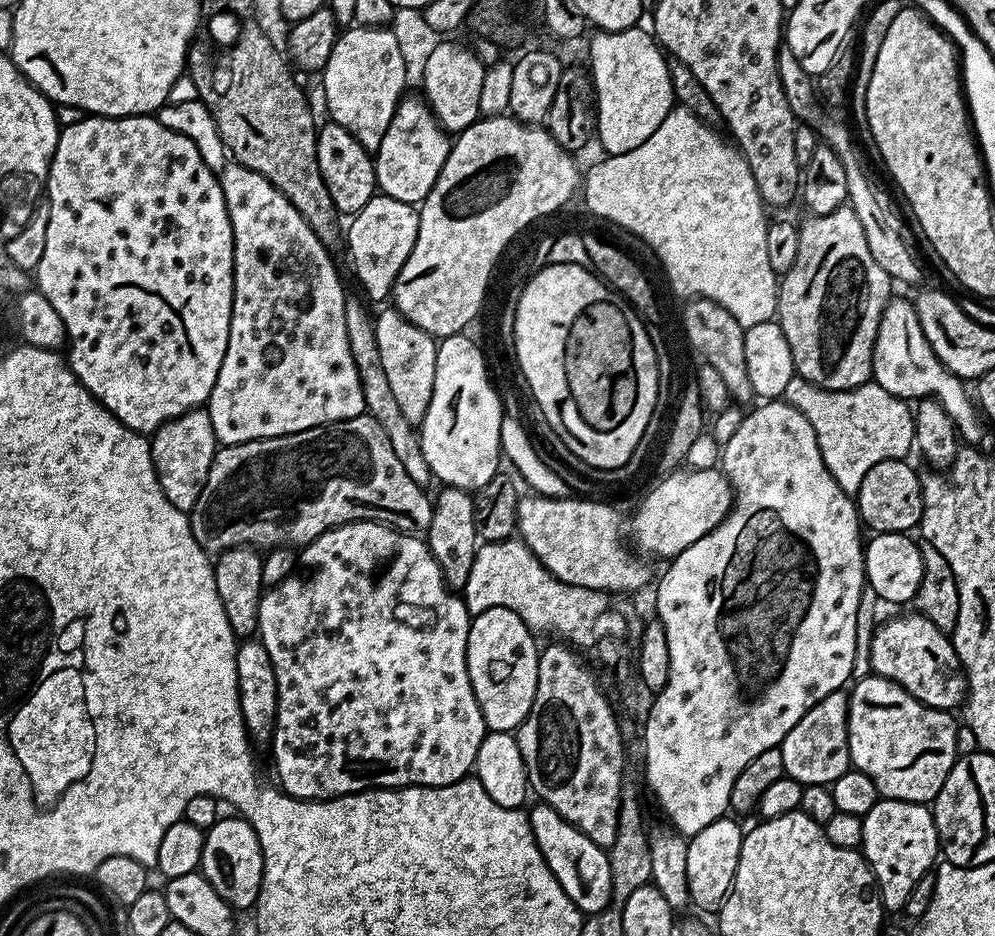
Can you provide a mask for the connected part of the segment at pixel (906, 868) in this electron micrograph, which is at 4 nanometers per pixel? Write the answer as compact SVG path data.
M881 798L862 819L862 855L876 875L880 901L889 913L899 913L910 898L910 890L918 886L918 878L929 875L938 860L940 839L932 809L928 804Z

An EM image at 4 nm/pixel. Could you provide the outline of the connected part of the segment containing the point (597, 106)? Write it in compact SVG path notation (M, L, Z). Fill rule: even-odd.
M637 26L635 28L627 28L626 30L618 30L617 32L597 31L595 33L596 37L588 44L588 60L592 63L592 72L590 68L590 84L594 89L594 132L597 137L600 135L600 144L605 148L603 151L610 156L626 154L626 150L634 150L634 146L642 146L642 142L646 142L646 138L650 138L650 134L654 134L654 130L658 130L658 126L662 126L666 114L670 114L674 107L672 87L670 86L670 70L668 69L669 57L665 55L660 45L657 44L655 35L648 30L643 32L642 29L643 27Z

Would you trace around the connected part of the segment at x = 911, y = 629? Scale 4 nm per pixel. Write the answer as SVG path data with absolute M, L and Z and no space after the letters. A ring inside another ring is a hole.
M911 615L896 616L873 634L872 645L868 648L871 671L877 676L893 680L926 706L959 709L968 695L968 680L949 633L938 630L938 626L934 626L934 622L925 616Z

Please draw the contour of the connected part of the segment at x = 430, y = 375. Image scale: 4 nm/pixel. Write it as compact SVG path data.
M394 308L384 310L378 316L376 314L373 325L380 361L391 391L406 420L413 426L419 425L424 420L430 398L433 397L437 341Z

